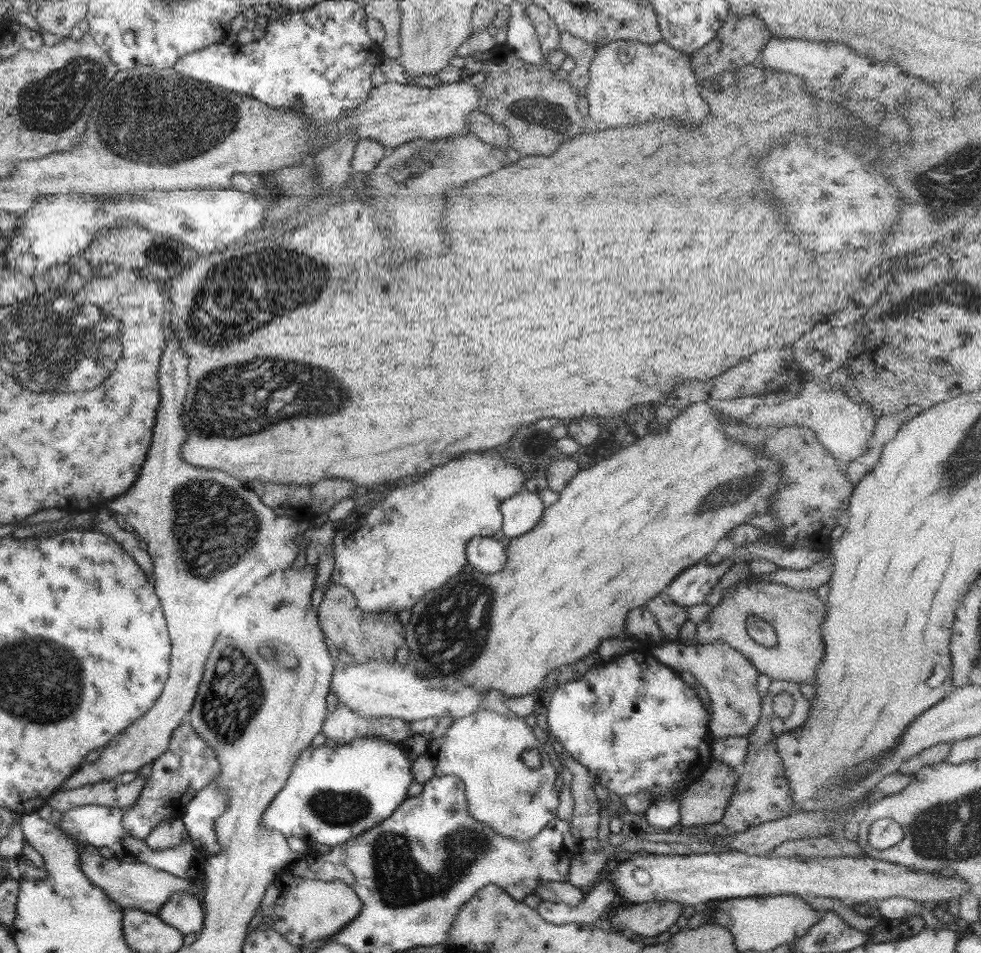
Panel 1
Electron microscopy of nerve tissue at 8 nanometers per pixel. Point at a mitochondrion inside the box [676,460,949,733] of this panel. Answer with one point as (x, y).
(722, 495)

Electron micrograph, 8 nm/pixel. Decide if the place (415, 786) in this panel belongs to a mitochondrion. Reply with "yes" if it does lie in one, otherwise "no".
no

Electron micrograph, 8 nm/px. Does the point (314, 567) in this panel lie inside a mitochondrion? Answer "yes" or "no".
no

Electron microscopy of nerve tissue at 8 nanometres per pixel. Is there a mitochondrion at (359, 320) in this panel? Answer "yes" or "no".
no

